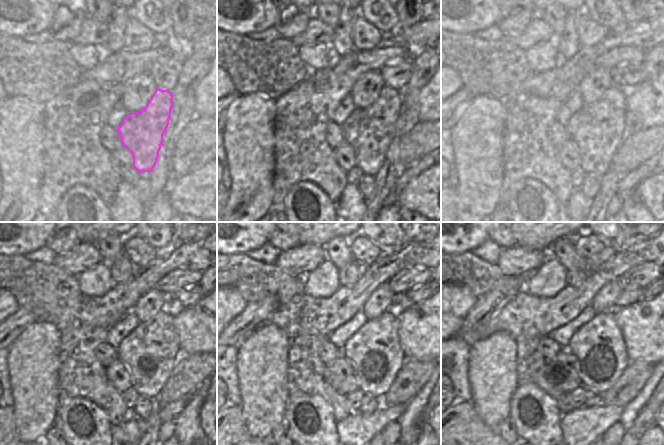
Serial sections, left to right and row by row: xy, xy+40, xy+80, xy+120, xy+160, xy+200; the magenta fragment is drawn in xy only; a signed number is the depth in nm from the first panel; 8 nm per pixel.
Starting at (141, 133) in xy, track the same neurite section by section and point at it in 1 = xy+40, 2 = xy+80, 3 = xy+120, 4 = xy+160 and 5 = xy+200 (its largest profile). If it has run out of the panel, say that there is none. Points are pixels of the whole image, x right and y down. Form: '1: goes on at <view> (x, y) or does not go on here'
1: goes on at xy+40 (370, 131)
2: goes on at xy+80 (597, 129)
3: goes on at xy+120 (150, 352)
4: goes on at xy+160 (374, 351)
5: goes on at xy+200 (598, 346)

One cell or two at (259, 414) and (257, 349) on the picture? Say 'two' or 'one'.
one

